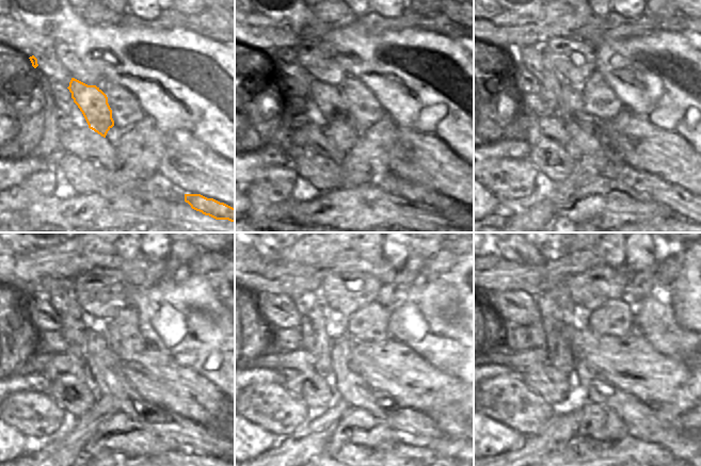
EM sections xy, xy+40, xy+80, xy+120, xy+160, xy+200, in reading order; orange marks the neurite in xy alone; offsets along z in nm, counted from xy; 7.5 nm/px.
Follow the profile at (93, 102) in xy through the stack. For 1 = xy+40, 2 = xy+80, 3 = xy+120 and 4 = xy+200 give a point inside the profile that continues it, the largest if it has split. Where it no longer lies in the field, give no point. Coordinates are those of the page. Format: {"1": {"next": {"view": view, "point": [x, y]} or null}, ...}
{"1": {"next": {"view": "xy+40", "point": [329, 99]}}, "2": {"next": {"view": "xy+80", "point": [589, 134]}}, "3": {"next": {"view": "xy+120", "point": [106, 368]}}, "4": {"next": {"view": "xy+200", "point": [640, 420]}}}

